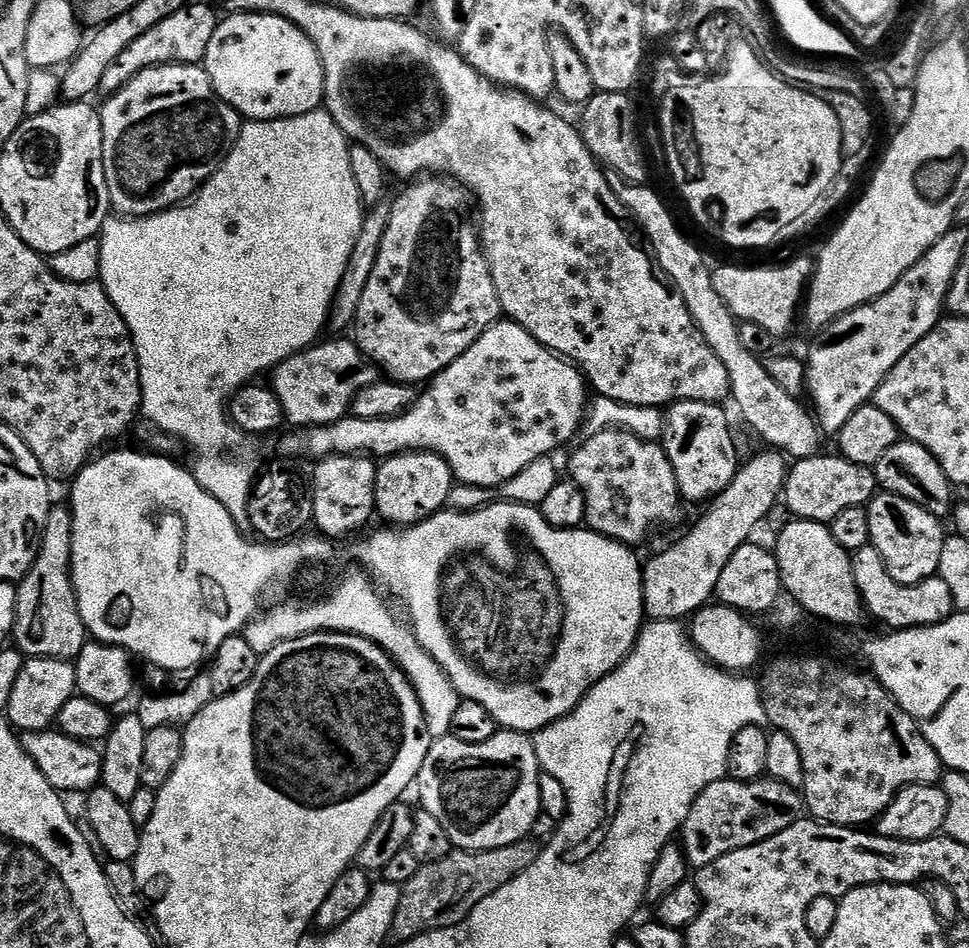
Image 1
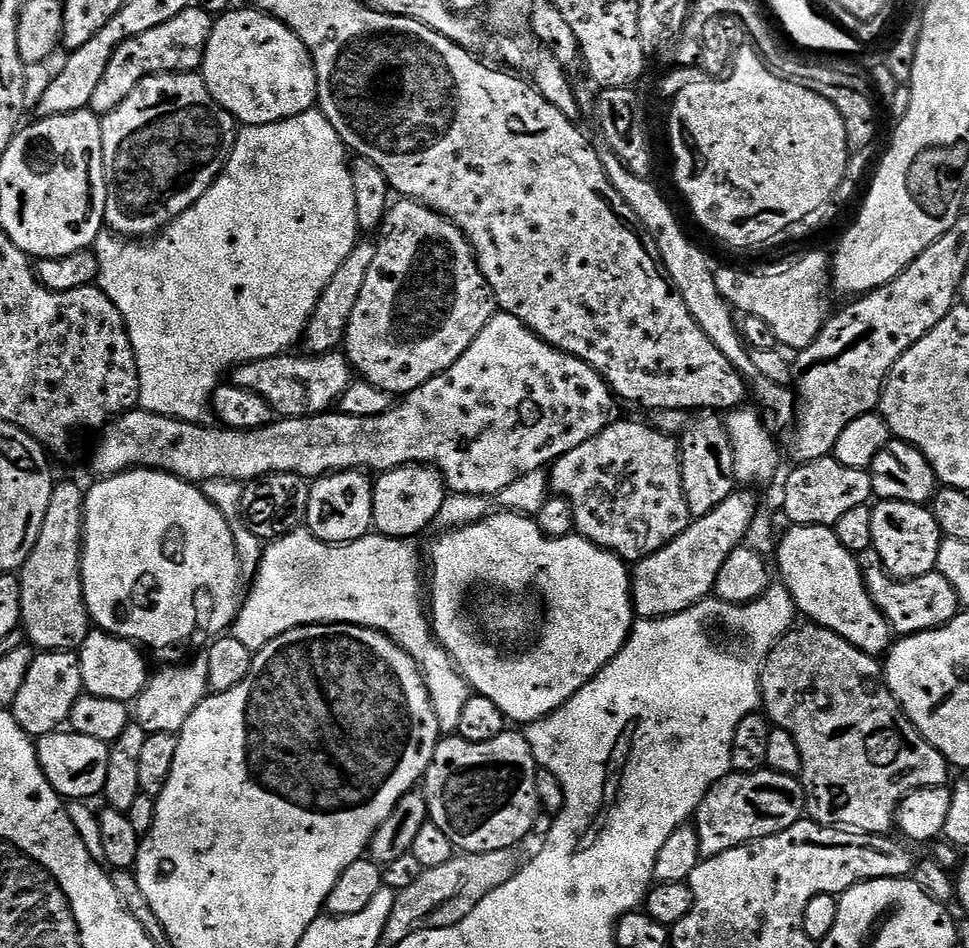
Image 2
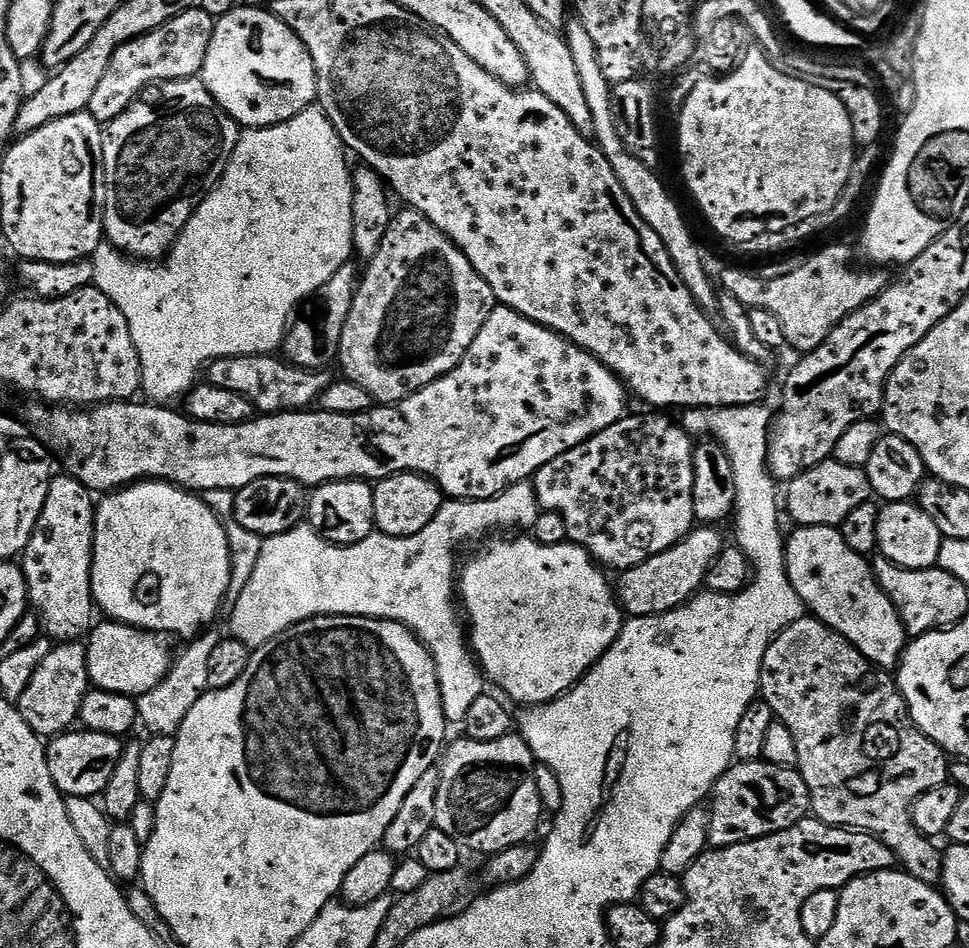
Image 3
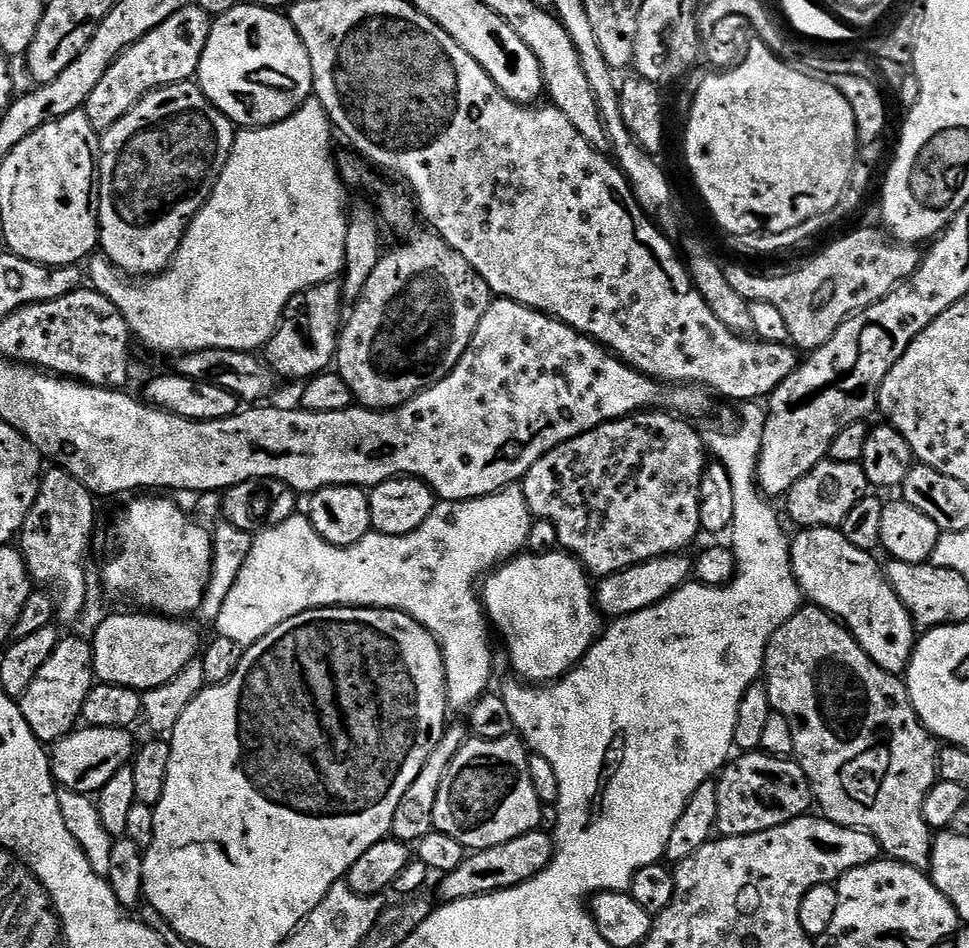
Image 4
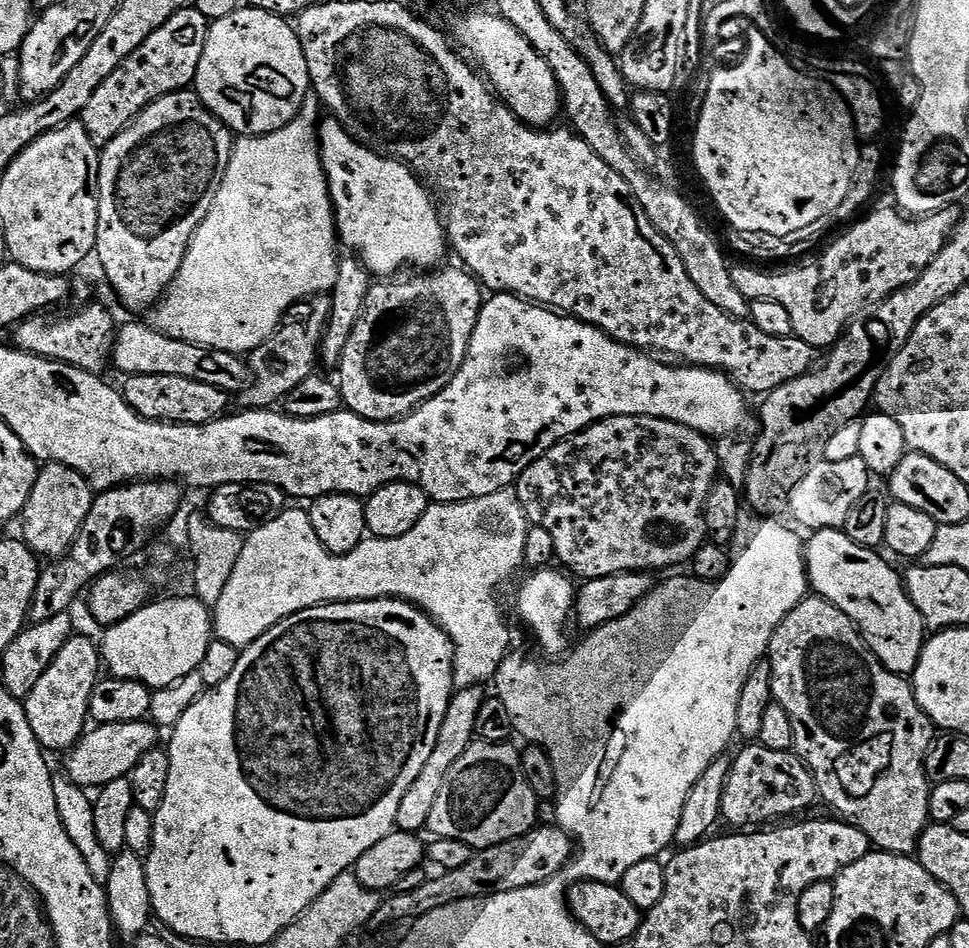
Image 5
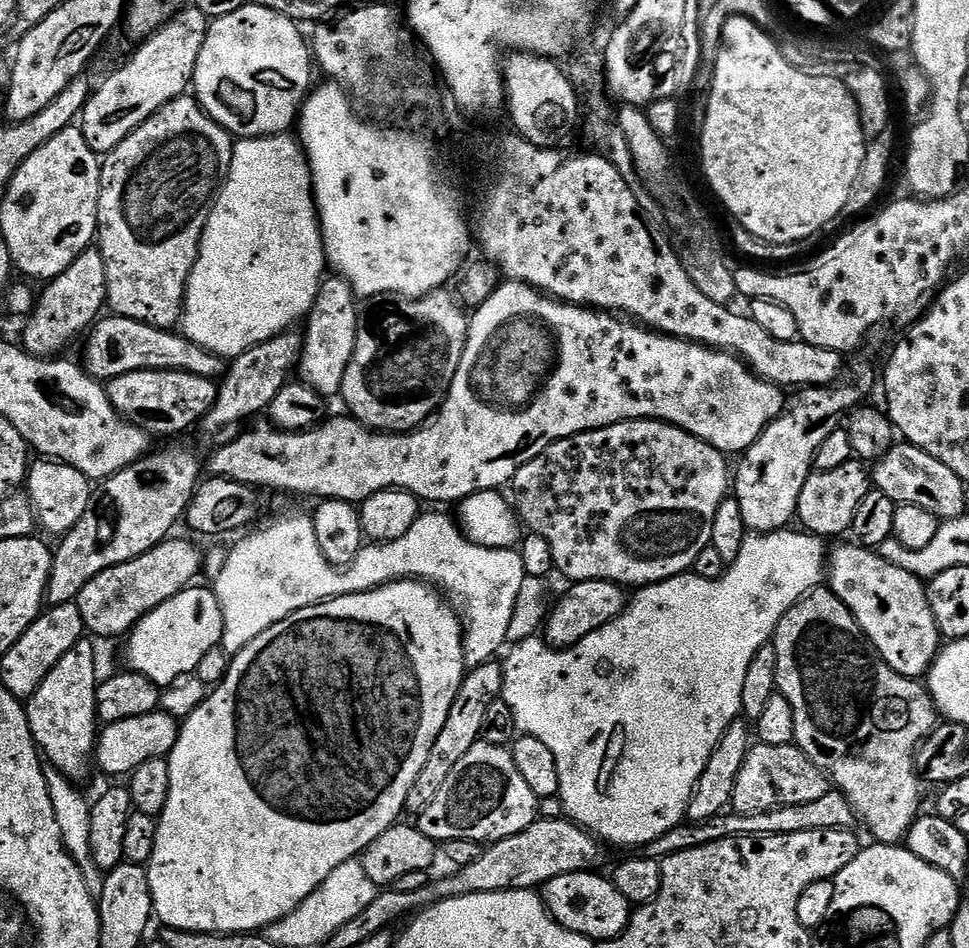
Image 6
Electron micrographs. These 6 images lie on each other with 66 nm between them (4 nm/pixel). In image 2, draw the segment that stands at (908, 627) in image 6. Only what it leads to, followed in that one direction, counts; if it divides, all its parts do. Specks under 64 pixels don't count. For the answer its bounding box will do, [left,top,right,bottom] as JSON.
[774,524,894,657]

